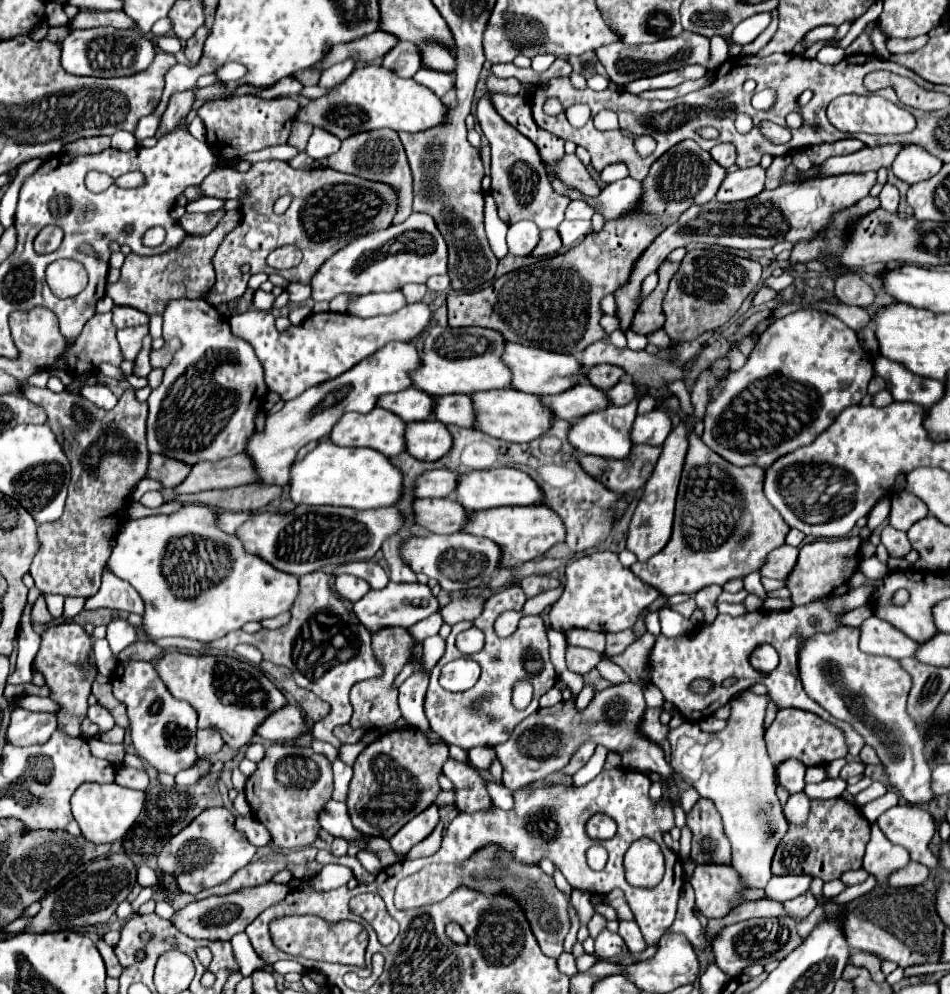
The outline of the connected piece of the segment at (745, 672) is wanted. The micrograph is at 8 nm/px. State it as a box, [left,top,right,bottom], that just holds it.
[648,597,864,757]

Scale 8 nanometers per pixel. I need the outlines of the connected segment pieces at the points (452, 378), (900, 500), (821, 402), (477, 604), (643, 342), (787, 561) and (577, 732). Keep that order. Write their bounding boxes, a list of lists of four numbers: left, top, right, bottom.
[[410,325,510,395],[888,491,928,531],[702,309,872,467],[440,597,484,625],[626,331,648,351],[760,545,798,579],[496,683,680,803]]

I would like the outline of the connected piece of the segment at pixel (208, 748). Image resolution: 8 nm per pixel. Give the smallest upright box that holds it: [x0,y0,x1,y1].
[196,729,224,757]

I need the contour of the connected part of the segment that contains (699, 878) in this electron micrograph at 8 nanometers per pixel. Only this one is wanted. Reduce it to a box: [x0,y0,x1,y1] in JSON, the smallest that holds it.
[690,863,740,919]

